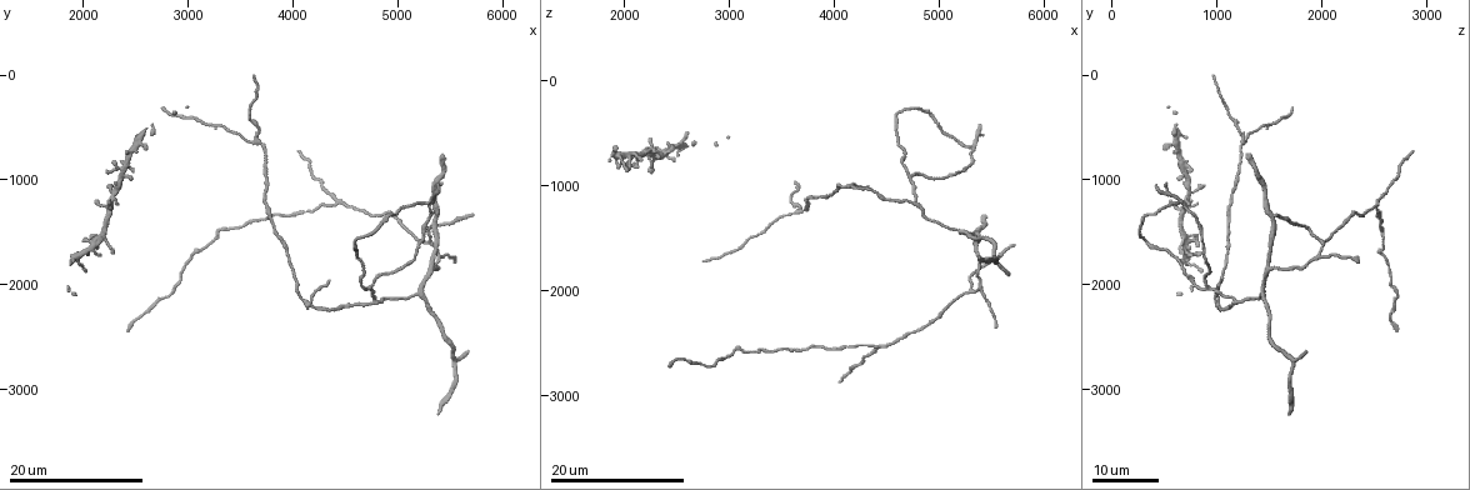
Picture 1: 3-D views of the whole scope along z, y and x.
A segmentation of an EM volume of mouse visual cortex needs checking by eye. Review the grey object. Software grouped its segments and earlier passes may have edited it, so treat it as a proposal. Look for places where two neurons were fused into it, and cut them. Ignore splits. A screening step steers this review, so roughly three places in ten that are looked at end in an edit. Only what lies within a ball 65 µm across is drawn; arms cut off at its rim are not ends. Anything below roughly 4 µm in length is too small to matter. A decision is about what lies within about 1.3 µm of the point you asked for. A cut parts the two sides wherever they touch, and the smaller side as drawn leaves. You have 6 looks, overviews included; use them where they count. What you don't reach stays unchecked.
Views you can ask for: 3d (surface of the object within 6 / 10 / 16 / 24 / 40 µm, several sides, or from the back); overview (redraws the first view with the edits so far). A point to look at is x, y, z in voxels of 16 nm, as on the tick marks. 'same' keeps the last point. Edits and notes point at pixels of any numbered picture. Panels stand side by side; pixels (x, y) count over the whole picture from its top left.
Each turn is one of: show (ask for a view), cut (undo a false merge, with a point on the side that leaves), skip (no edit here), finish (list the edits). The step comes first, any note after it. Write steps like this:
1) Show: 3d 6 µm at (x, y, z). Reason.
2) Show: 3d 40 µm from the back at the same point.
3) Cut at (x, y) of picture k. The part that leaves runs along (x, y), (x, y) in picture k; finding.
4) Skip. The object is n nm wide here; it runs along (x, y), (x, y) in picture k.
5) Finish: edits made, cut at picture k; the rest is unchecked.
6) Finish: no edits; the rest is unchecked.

Show: 3d 24 µm at (3620, 620, 1220). Arms part here.

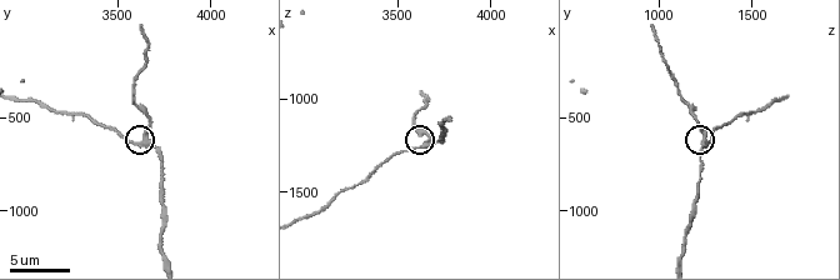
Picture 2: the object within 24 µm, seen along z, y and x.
Show: 3d 6 µm at (3660, 600, 1240).

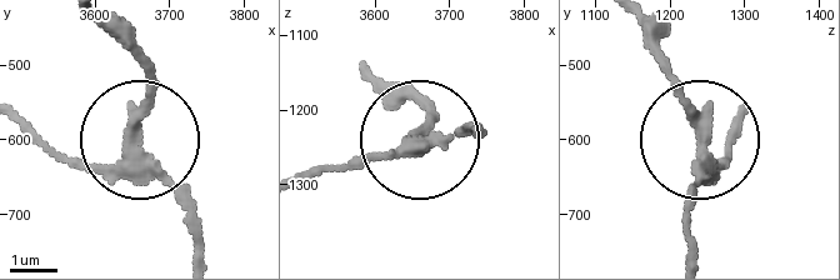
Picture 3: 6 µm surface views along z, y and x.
Cut at (153, 89) of picture 3. The part that leaves runs along (126, 154), (146, 74), (114, 26) in picture 3; two neurons meet here.

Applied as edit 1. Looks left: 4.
Show: 3d 24 µm at (3940, 1700, 1100). Sudden change in width.

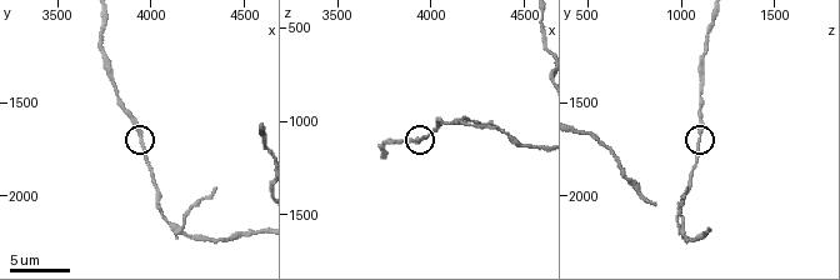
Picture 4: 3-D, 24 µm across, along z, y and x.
Show: 3d 10 µm at (3960, 1680, 1100).

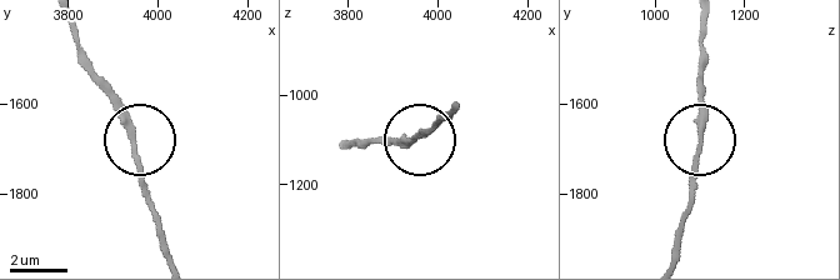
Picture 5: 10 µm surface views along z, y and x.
Show: 3d 10 µm from the back at (3940, 1675, 1095).

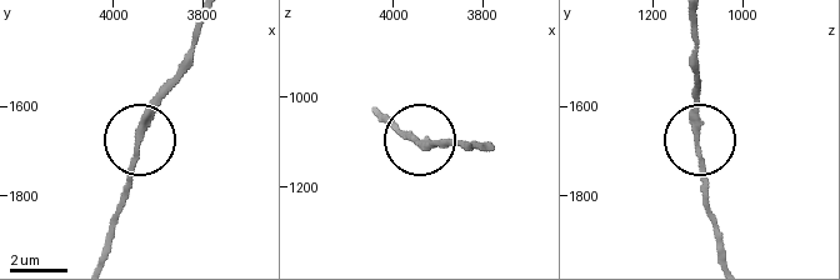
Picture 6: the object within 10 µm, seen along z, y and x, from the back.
Skip. The object is 210 nm wide here; it runs along (101, 256), (141, 113), (185, 58) in picture 6; one neuron here.

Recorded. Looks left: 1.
Show: 3d 10 µm at (4160, 2180, 1000). Arms part here.

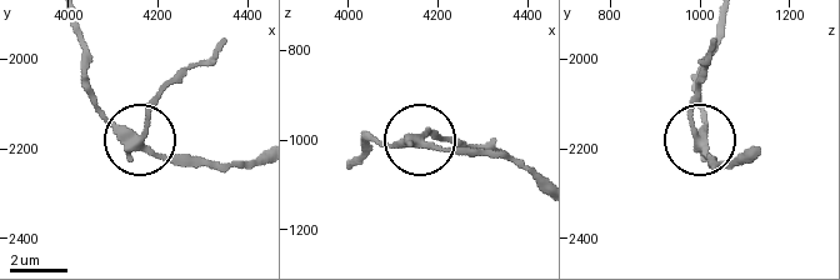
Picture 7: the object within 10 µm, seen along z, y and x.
Cut at (149, 104) of picture 7. 3 arms meet here; the part that leaves runs along (136, 143), (151, 101), (209, 59), (220, 40) in picture 7; a second neuron is stuck on.

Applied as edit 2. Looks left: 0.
Finish: edits made, cut at picture 3, cut at picture 7; the rest is unchecked.

